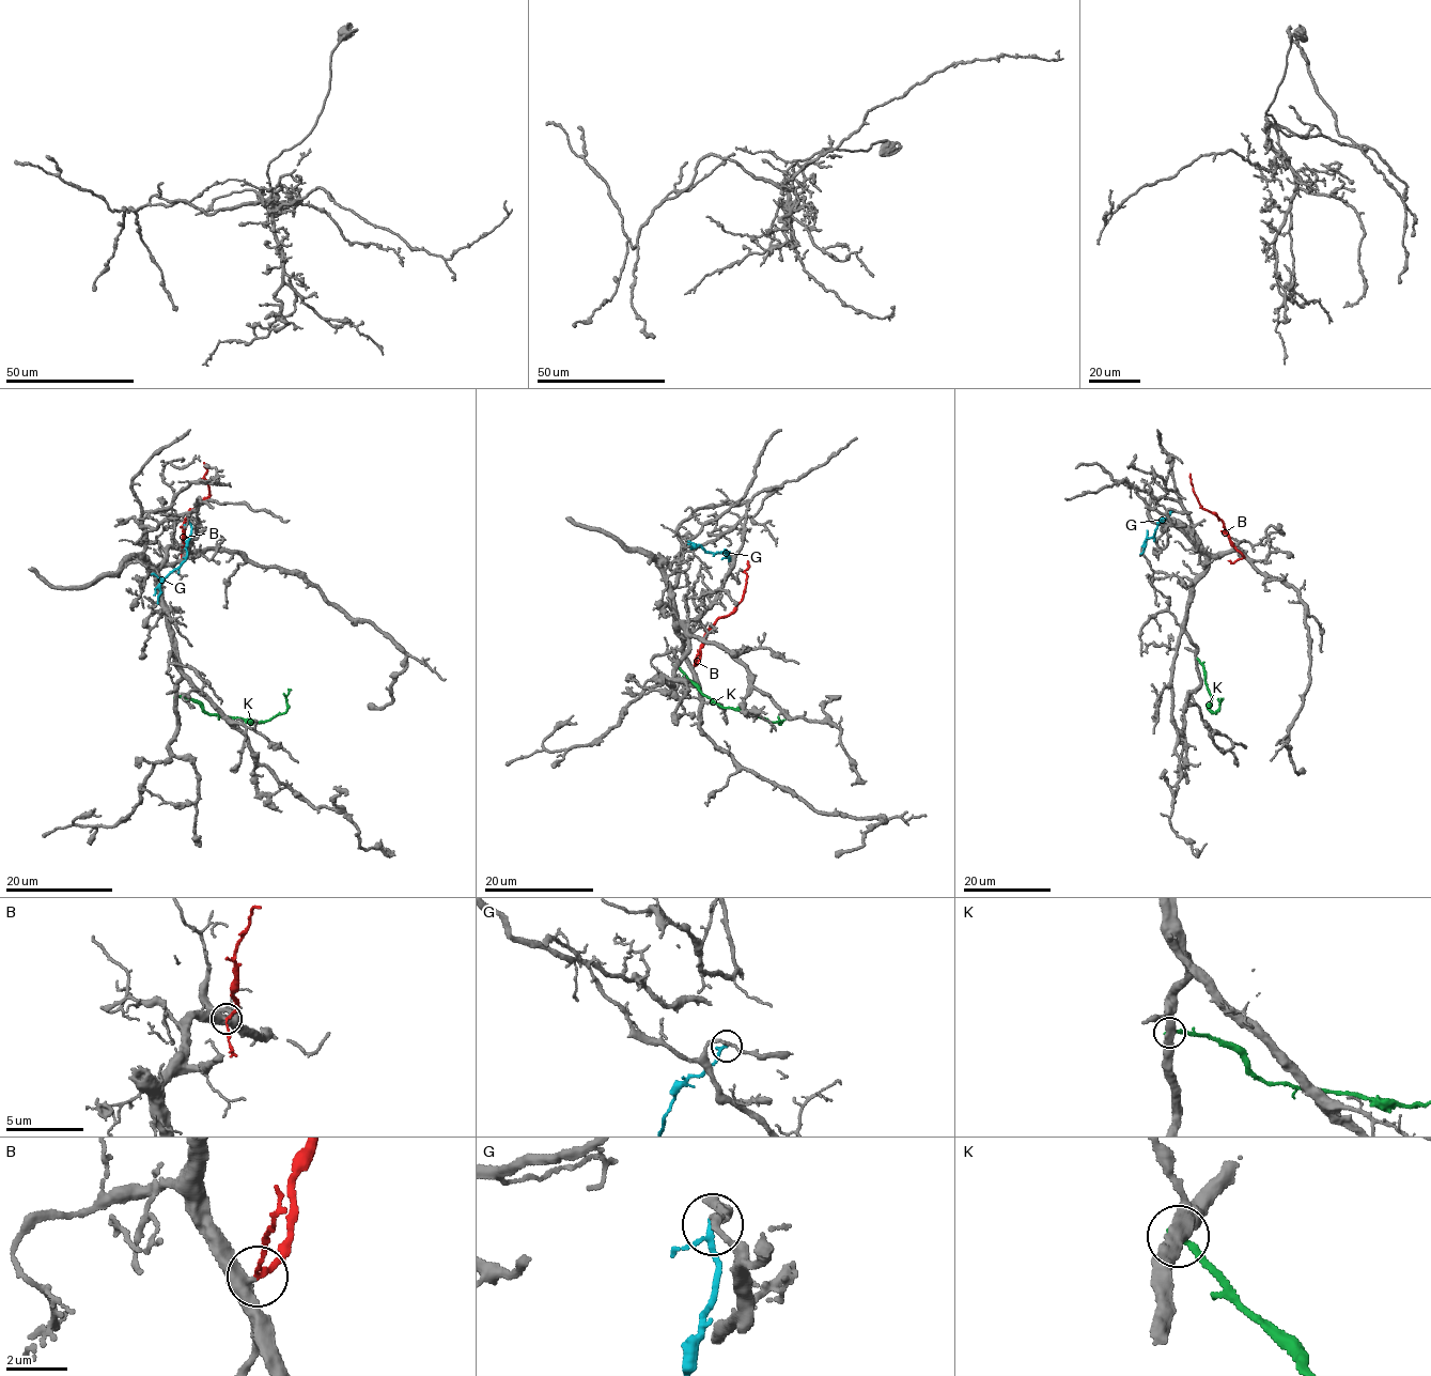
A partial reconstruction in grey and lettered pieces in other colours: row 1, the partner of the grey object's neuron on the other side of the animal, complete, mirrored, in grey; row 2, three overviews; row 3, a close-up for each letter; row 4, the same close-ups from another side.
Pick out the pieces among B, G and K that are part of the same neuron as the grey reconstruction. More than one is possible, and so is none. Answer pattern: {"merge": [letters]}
{"merge": ["B"]}

